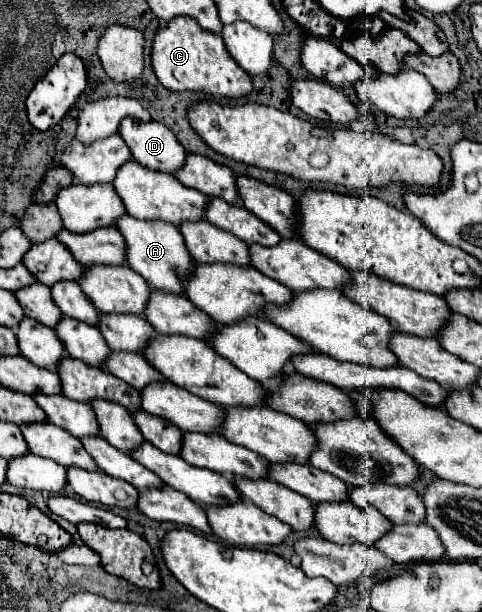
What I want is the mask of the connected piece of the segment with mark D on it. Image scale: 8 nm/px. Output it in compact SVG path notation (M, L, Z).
M127 117L121 121L119 135L131 149L133 159L147 169L175 175L185 165L185 147L163 123L141 123L139 119Z

